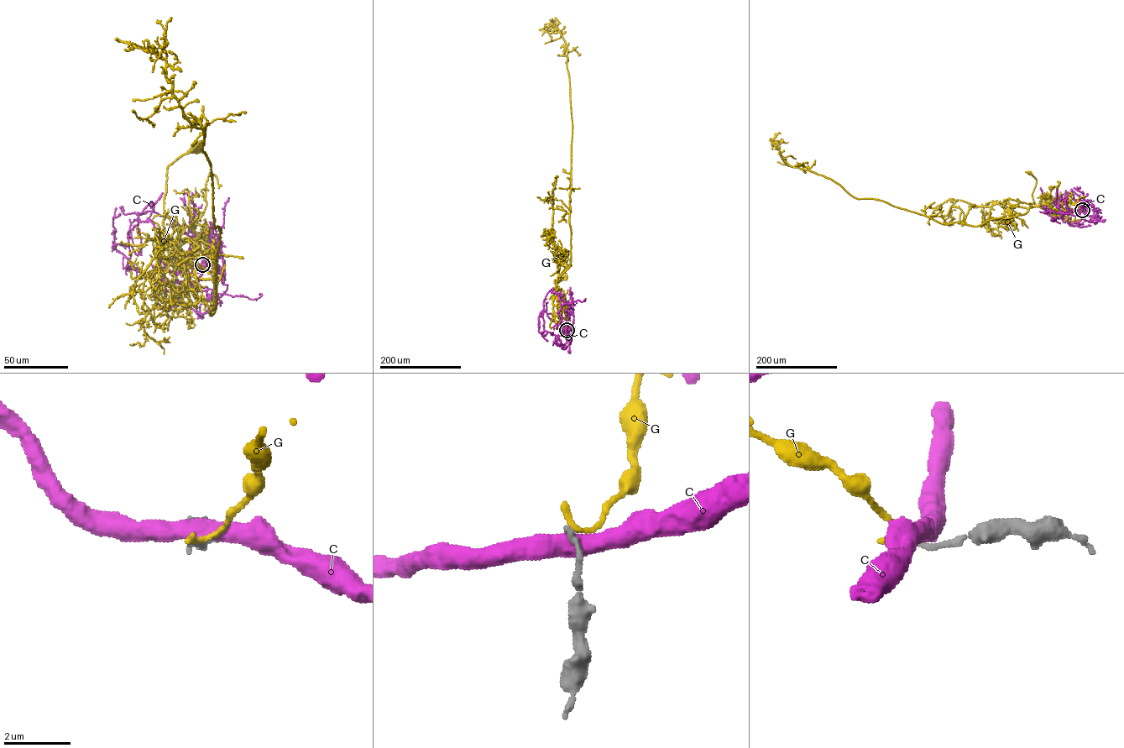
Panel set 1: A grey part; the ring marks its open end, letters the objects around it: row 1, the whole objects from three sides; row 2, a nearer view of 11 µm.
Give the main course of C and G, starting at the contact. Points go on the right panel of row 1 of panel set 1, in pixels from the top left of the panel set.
C: (1082, 210), (1079, 217), (1089, 222), (1103, 221)
G: (1082, 210), (1075, 204), (1057, 198), (1035, 206), (1032, 194), (1036, 180), (1030, 173)

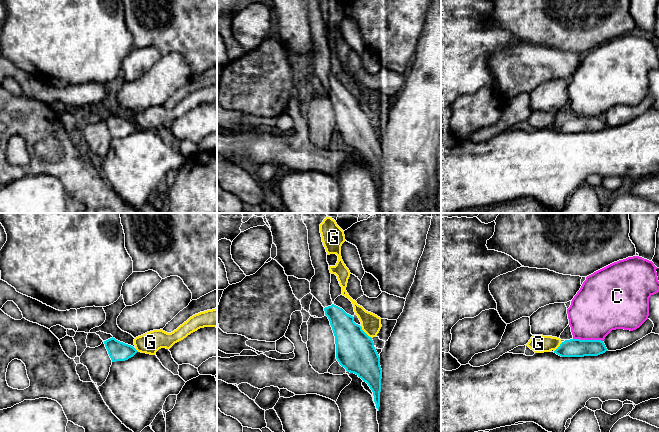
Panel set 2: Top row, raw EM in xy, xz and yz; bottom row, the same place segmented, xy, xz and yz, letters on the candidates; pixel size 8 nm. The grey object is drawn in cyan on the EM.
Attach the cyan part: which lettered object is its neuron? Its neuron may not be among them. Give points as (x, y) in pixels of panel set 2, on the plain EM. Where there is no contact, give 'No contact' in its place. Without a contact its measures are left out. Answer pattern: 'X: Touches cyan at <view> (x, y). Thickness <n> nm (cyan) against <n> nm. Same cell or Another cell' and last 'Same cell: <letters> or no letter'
C: Touches cyan at yz (588, 116). Thickness 140 nm (cyan) against 400 nm. Another cell
G: Touches cyan at xz (364, 108). Thickness 320 nm (cyan) against 160 nm. Another cell
Same cell: no letter

